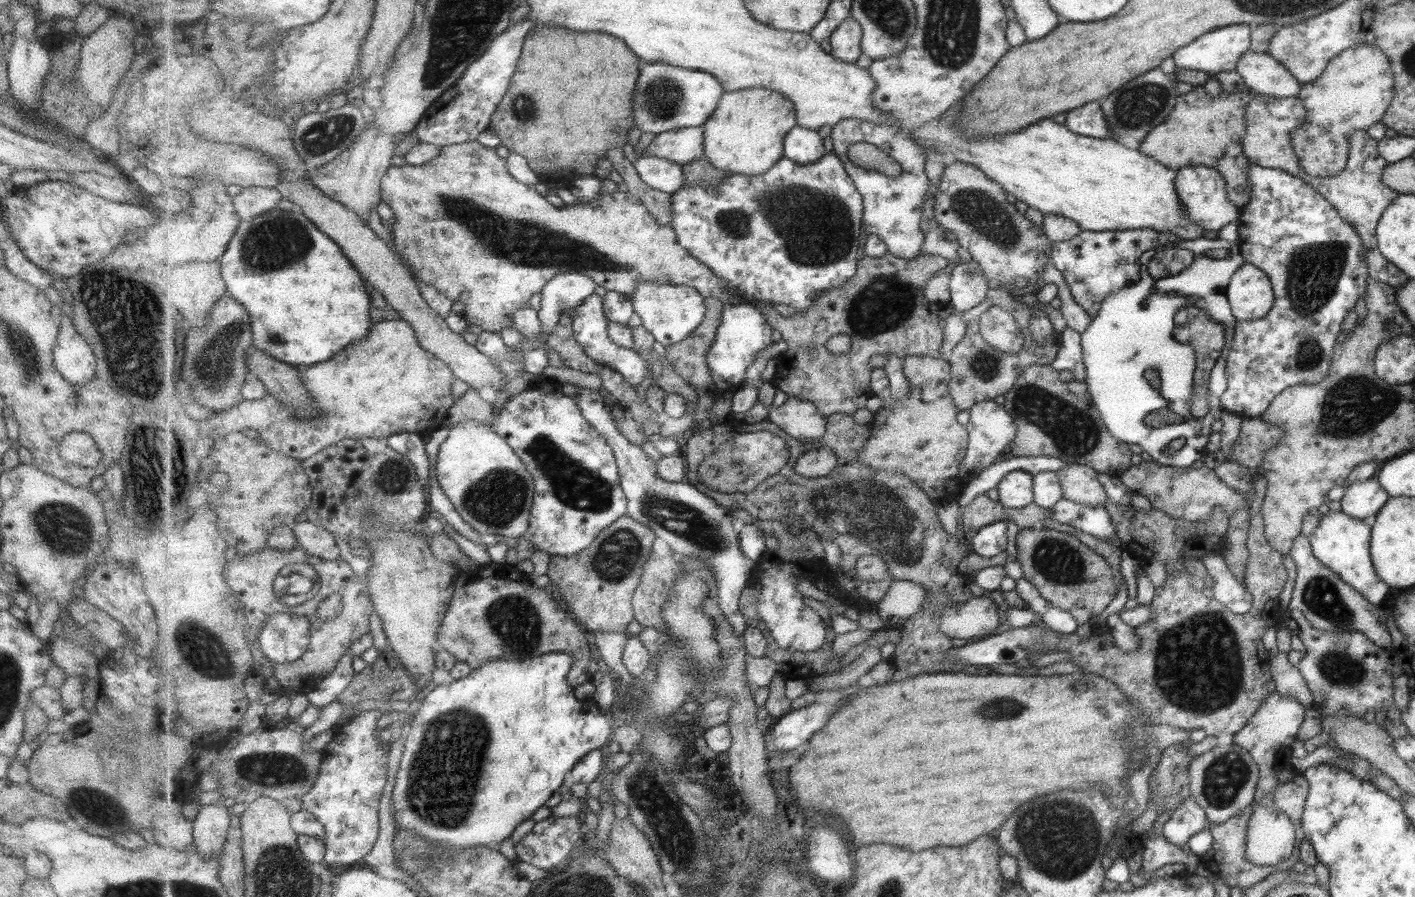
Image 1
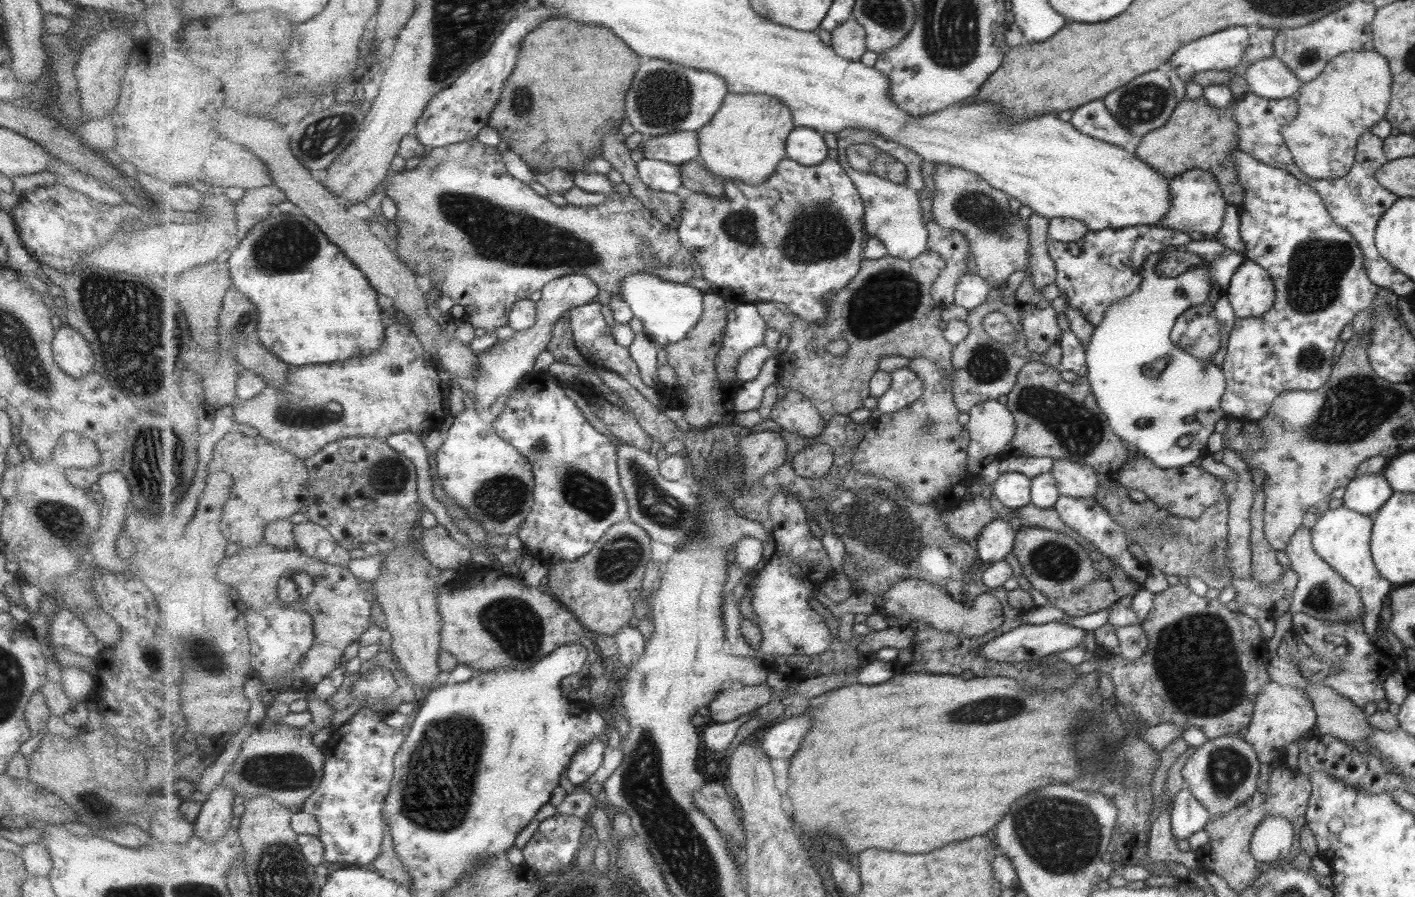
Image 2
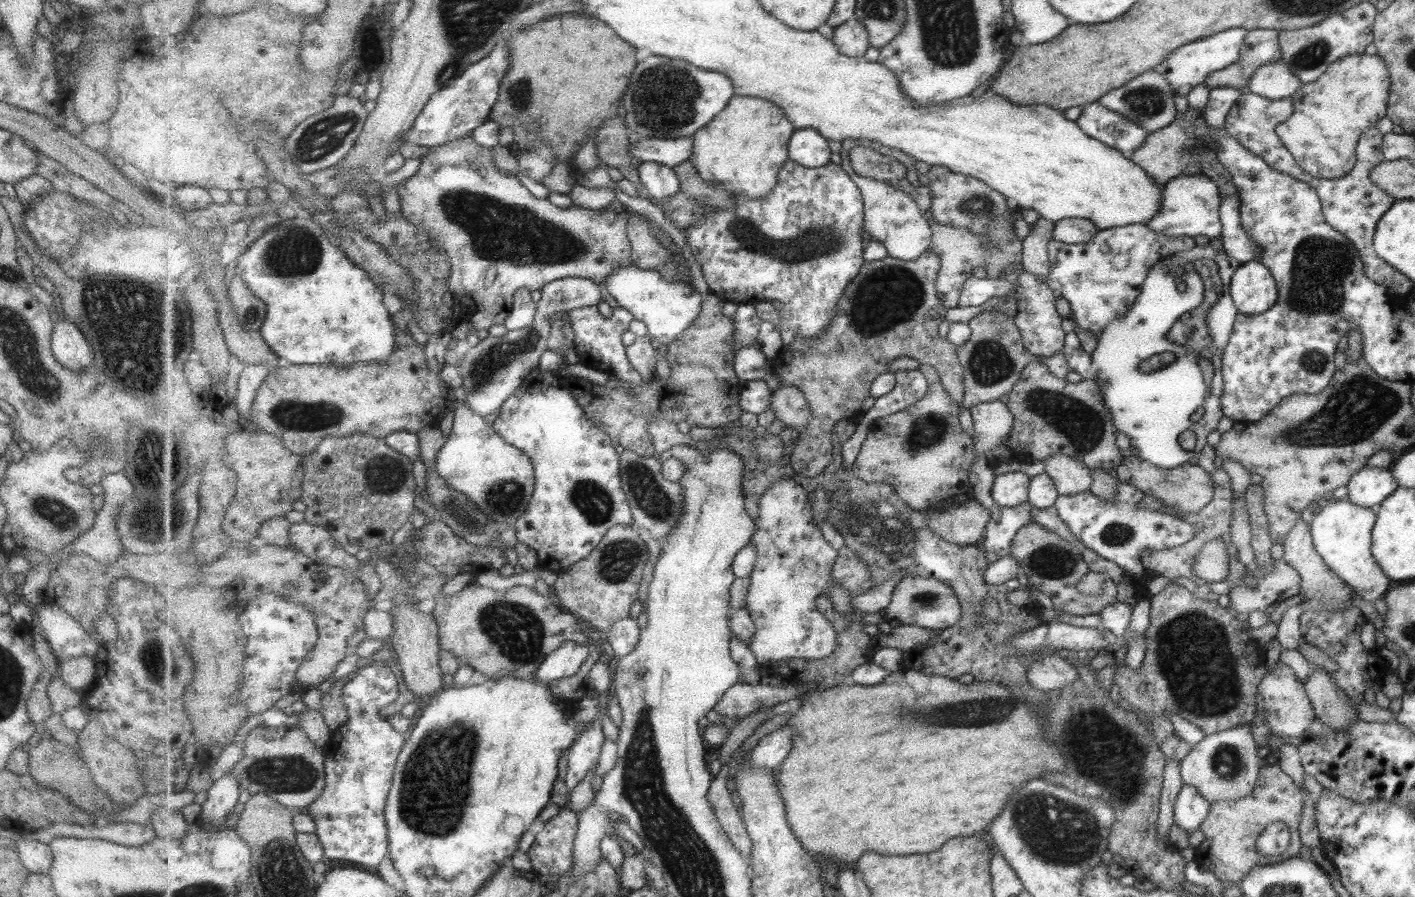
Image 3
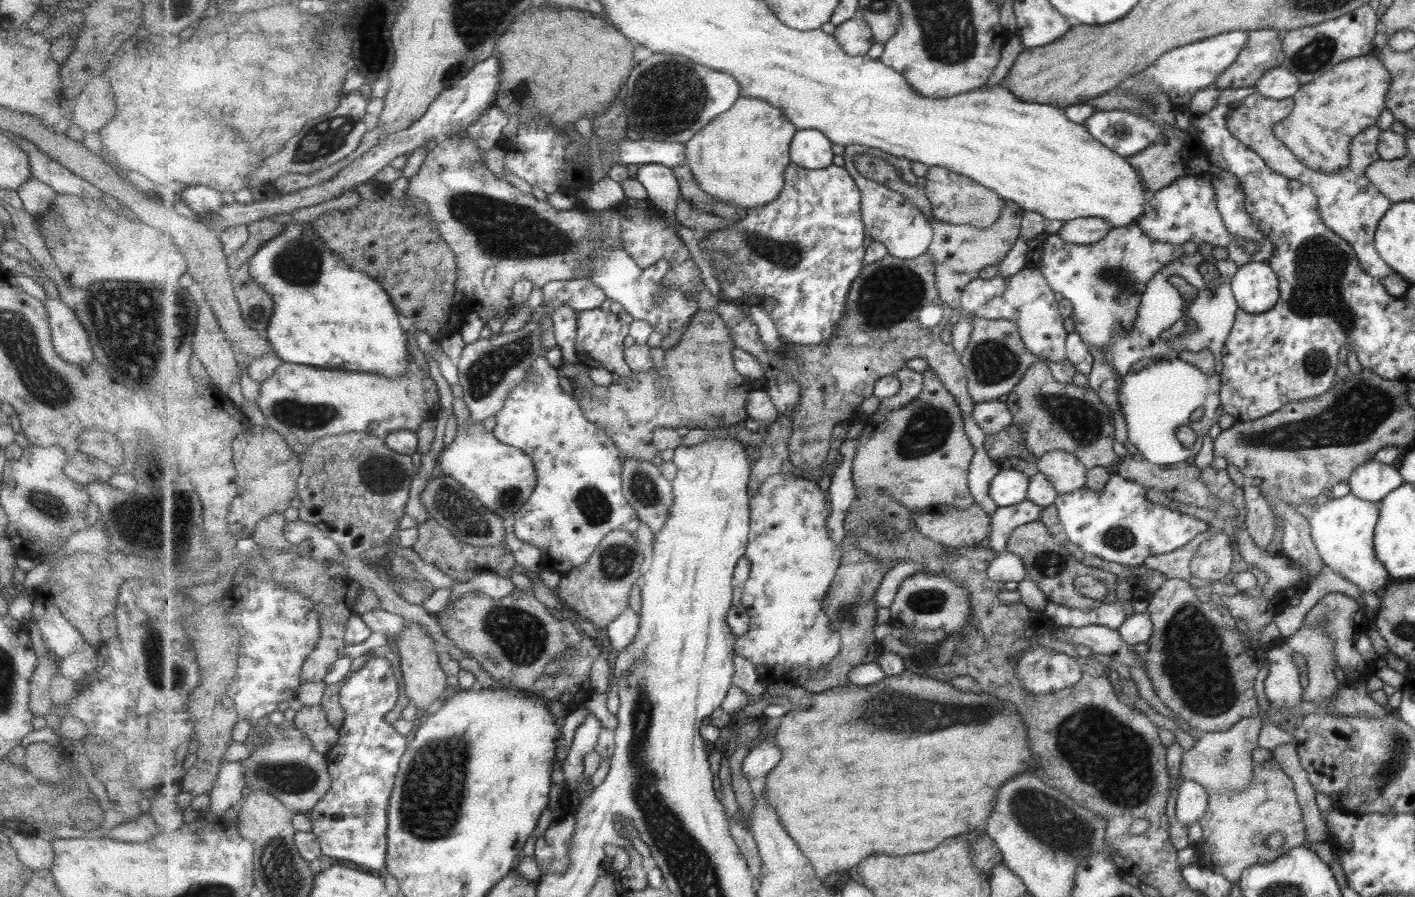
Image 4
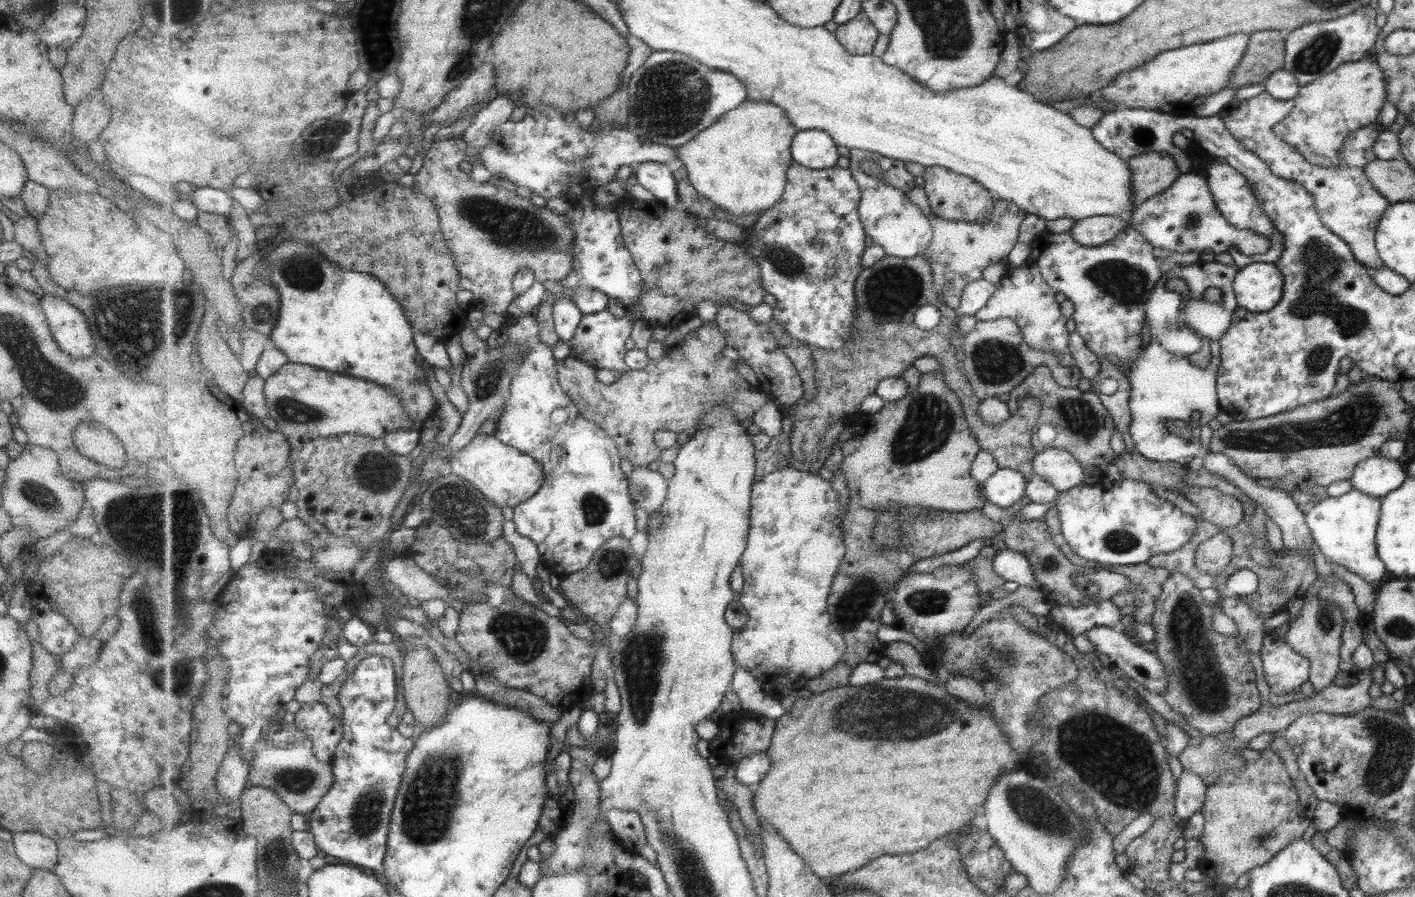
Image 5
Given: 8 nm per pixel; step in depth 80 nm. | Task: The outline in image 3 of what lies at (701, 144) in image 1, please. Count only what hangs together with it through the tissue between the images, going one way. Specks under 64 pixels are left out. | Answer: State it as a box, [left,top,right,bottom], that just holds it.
[630,136,694,167]

